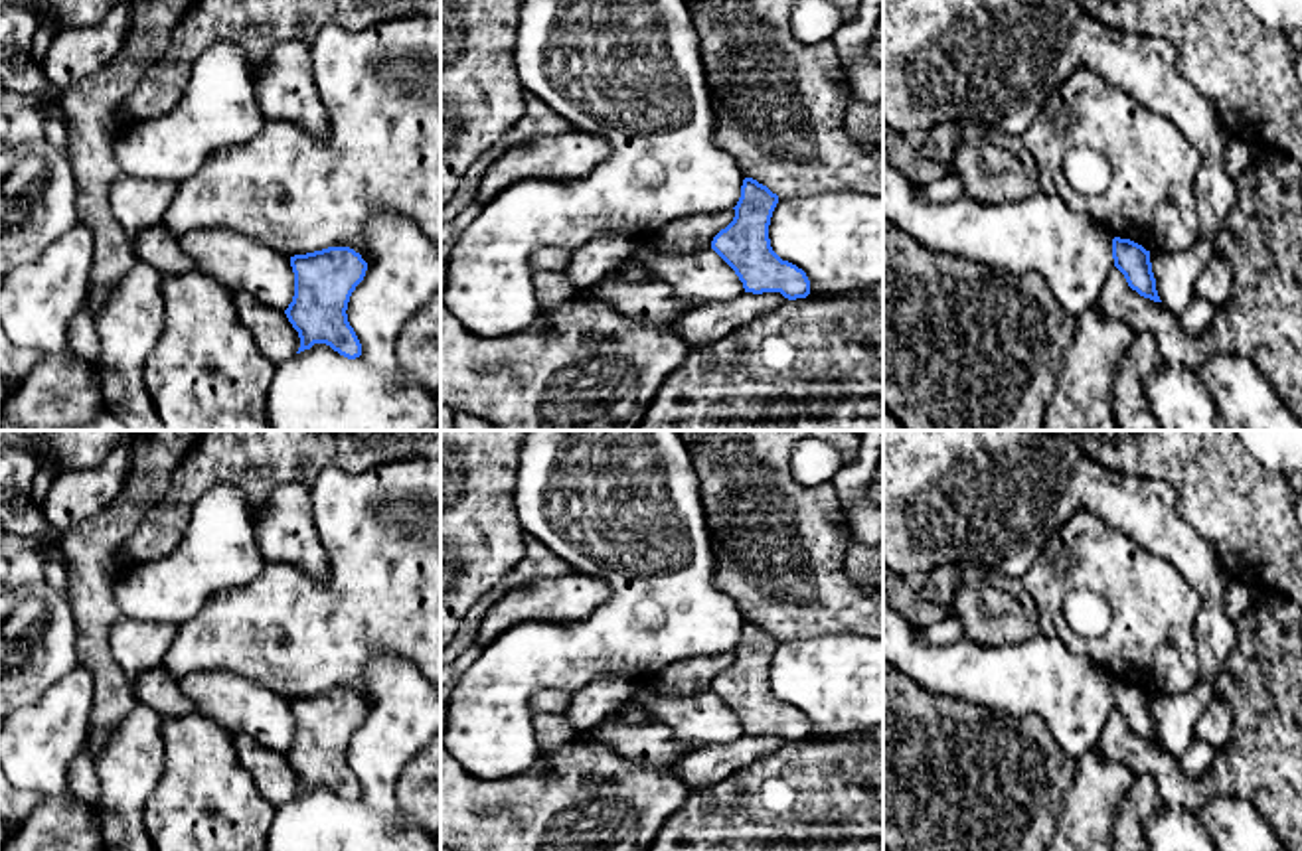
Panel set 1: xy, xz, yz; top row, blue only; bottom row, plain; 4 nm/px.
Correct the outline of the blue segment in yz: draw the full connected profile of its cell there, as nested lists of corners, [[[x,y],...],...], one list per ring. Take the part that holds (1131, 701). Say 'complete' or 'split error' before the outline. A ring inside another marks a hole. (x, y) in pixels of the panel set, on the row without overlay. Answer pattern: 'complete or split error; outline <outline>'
complete; outline [[[1112,681],[1114,709],[1124,717],[1128,729],[1140,738],[1162,744],[1156,733],[1150,693],[1130,681]]]

